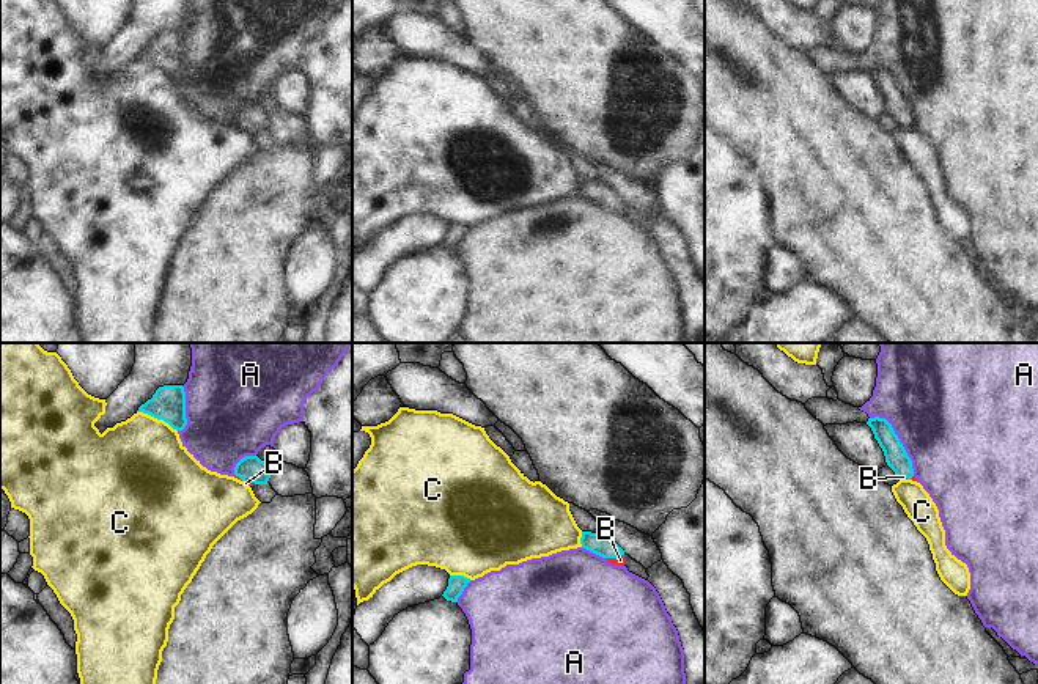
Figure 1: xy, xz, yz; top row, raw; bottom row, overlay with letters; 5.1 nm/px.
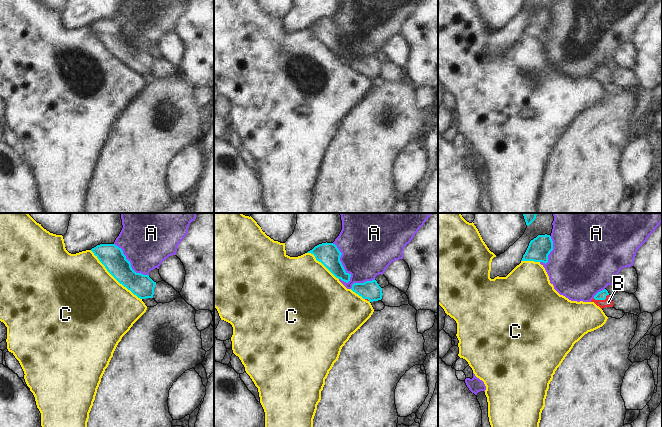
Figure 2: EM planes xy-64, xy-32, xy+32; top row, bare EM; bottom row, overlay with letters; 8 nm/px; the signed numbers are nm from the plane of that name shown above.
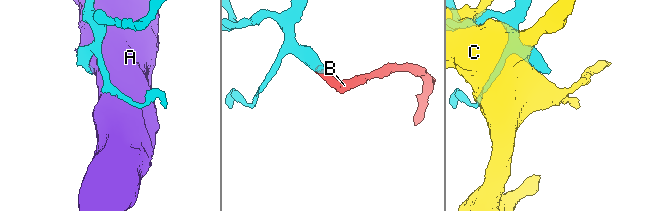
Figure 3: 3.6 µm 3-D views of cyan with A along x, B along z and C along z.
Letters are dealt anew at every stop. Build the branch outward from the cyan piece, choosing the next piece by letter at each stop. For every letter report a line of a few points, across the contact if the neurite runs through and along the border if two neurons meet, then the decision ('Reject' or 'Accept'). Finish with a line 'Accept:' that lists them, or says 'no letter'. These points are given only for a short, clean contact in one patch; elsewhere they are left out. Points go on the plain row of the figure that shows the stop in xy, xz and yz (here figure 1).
A: Reject
B: Line: xz (599, 191), (614, 205), (620, 208). Accept
C: Reject
Accept: B.

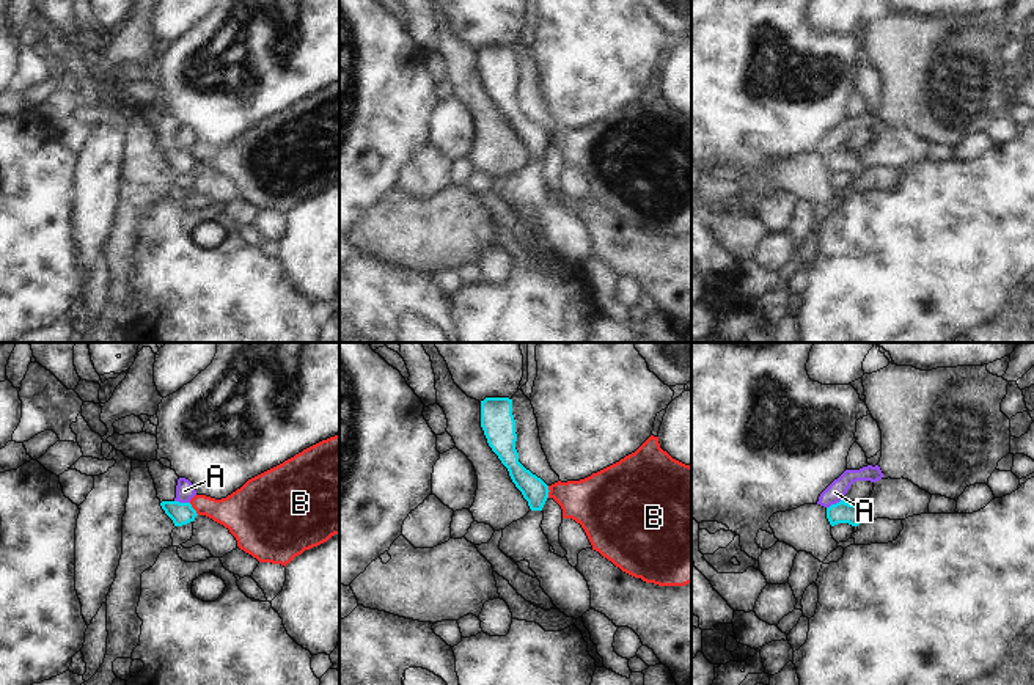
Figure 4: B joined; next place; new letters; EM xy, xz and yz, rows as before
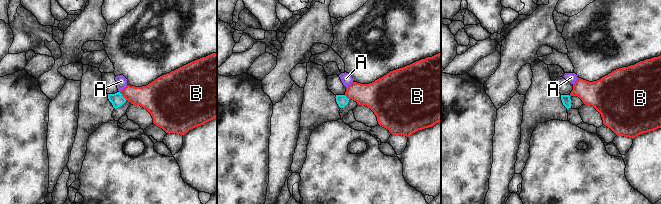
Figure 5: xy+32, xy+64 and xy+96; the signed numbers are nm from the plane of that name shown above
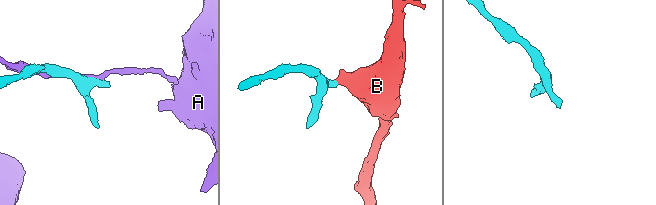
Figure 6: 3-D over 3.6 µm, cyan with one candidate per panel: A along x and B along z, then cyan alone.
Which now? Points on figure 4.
A: Reject
B: Line: xy (189, 151), (198, 162). Reject
Accept: no letter.

